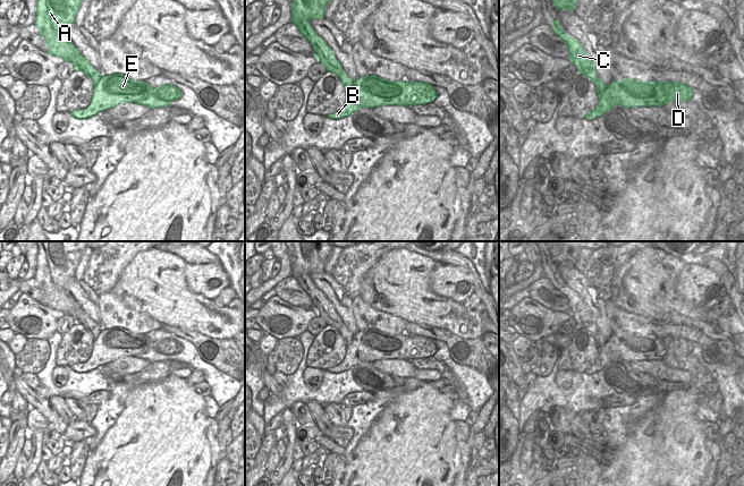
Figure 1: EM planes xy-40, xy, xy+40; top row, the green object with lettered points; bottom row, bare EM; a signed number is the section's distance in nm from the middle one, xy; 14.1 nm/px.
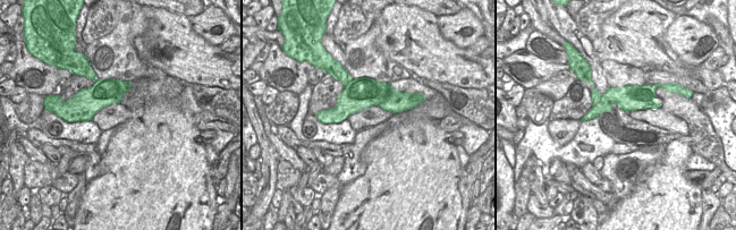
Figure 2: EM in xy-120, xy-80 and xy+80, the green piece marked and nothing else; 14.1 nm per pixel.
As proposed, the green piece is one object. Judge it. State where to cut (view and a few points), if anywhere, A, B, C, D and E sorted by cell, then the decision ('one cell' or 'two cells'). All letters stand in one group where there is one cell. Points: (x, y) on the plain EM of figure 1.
cut in xy along (354, 334), (353, 342), (347, 348); A C / B D E; two cells

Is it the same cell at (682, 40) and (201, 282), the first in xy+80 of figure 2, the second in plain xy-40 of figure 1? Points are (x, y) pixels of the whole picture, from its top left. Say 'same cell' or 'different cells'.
same cell

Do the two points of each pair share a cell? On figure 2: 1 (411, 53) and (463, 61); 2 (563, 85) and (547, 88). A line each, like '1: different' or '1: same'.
1: same
2: same

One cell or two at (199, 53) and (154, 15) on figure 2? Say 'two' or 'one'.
one

